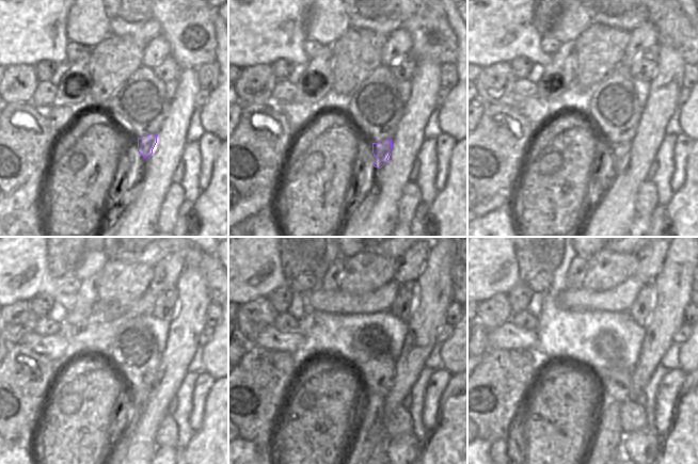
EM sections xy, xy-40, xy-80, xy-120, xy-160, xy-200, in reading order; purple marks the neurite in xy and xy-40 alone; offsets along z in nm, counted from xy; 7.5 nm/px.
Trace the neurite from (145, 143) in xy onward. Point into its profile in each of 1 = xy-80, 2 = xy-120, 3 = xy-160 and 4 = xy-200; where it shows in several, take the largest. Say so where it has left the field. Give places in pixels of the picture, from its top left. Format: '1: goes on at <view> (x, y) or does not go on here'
1: goes on at xy-80 (620, 153)
2: goes on at xy-120 (139, 395)
3: goes on at xy-160 (369, 434)
4: goes on at xy-200 (606, 443)

